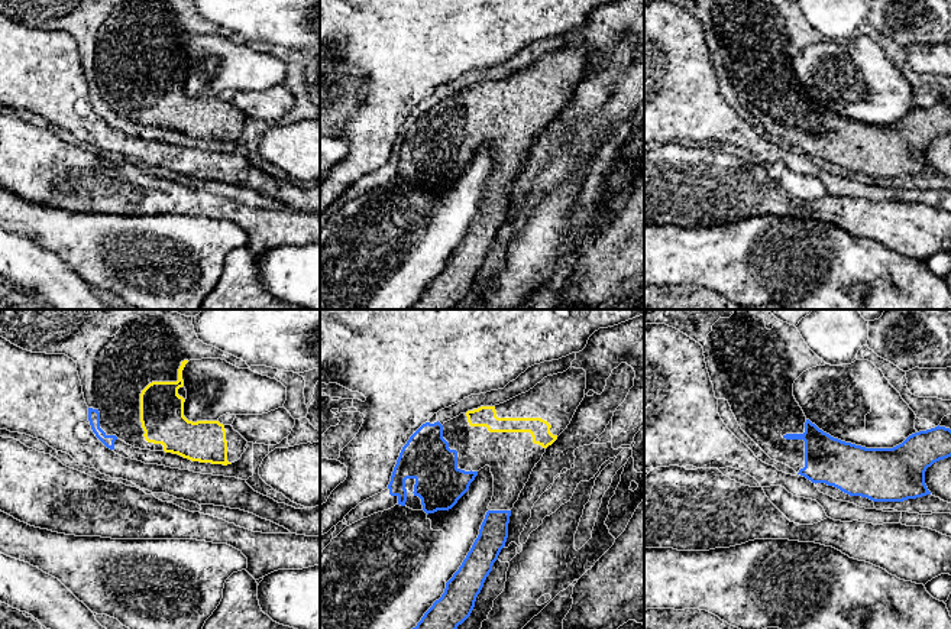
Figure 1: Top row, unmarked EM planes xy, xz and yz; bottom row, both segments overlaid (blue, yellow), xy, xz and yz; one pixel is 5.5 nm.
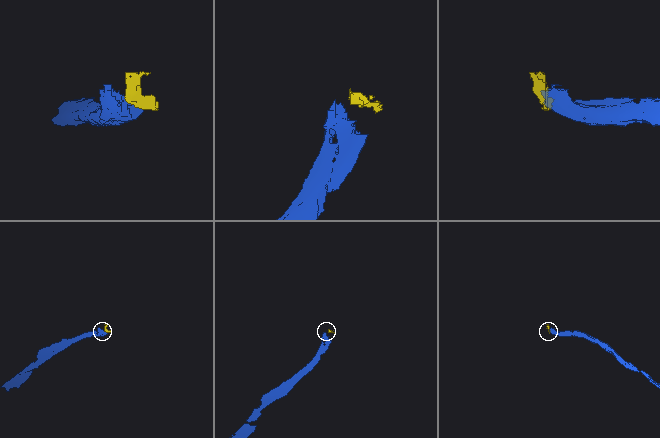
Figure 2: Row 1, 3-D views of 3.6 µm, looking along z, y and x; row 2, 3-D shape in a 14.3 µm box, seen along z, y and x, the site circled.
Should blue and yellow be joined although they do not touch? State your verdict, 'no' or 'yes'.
yes

